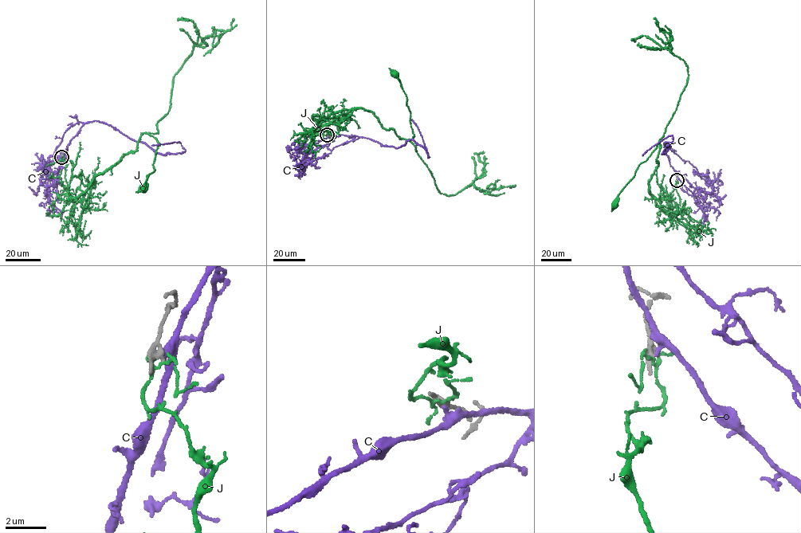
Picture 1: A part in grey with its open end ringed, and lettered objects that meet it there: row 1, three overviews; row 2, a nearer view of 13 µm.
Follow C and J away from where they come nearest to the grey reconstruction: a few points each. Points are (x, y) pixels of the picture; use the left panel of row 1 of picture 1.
C: (62, 156), (84, 123), (96, 120), (144, 142), (156, 153), (175, 154), (185, 150), (179, 141), (151, 145)
J: (62, 156), (68, 196), (79, 196), (148, 133), (159, 144), (155, 170), (143, 187)

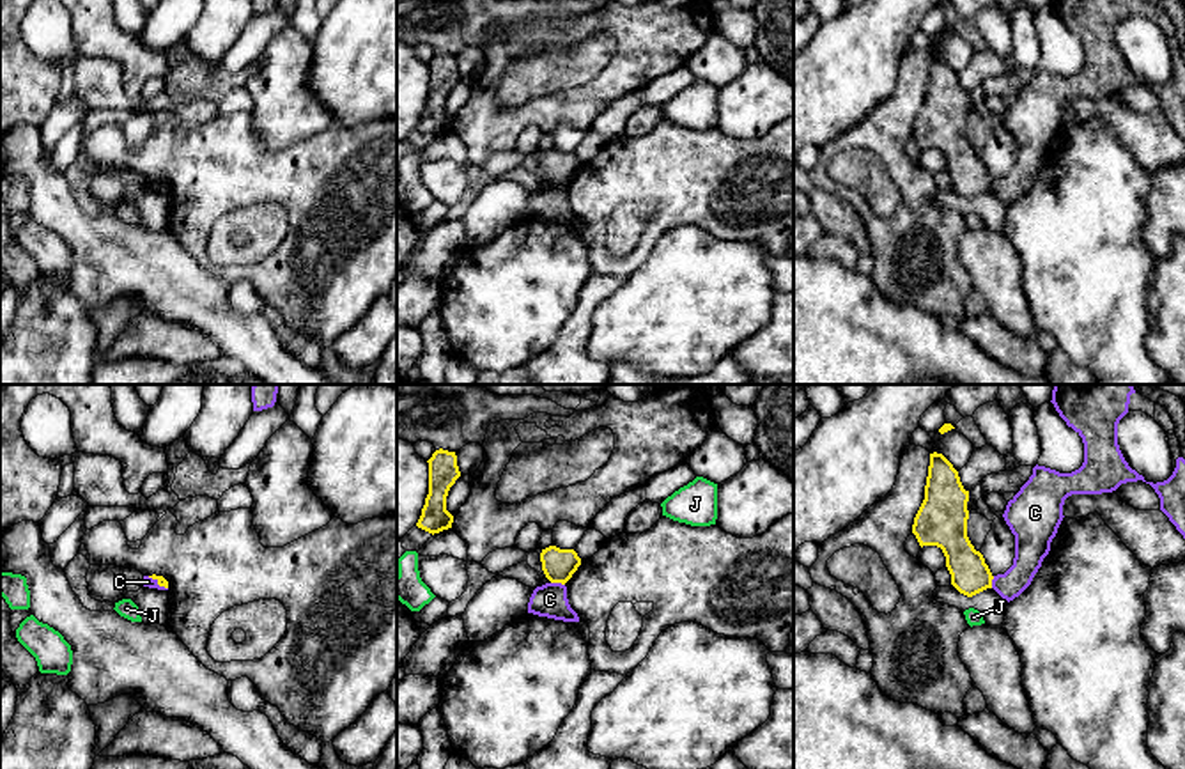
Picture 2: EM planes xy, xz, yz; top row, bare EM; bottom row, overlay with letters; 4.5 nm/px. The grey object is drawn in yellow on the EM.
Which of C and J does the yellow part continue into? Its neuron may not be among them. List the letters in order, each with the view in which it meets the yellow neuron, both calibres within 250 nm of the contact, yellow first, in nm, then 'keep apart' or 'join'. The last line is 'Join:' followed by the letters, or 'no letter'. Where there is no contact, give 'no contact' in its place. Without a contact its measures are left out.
C: xz | 150/150 nm | keep apart
J: no contact | keep apart
Join: no letter

